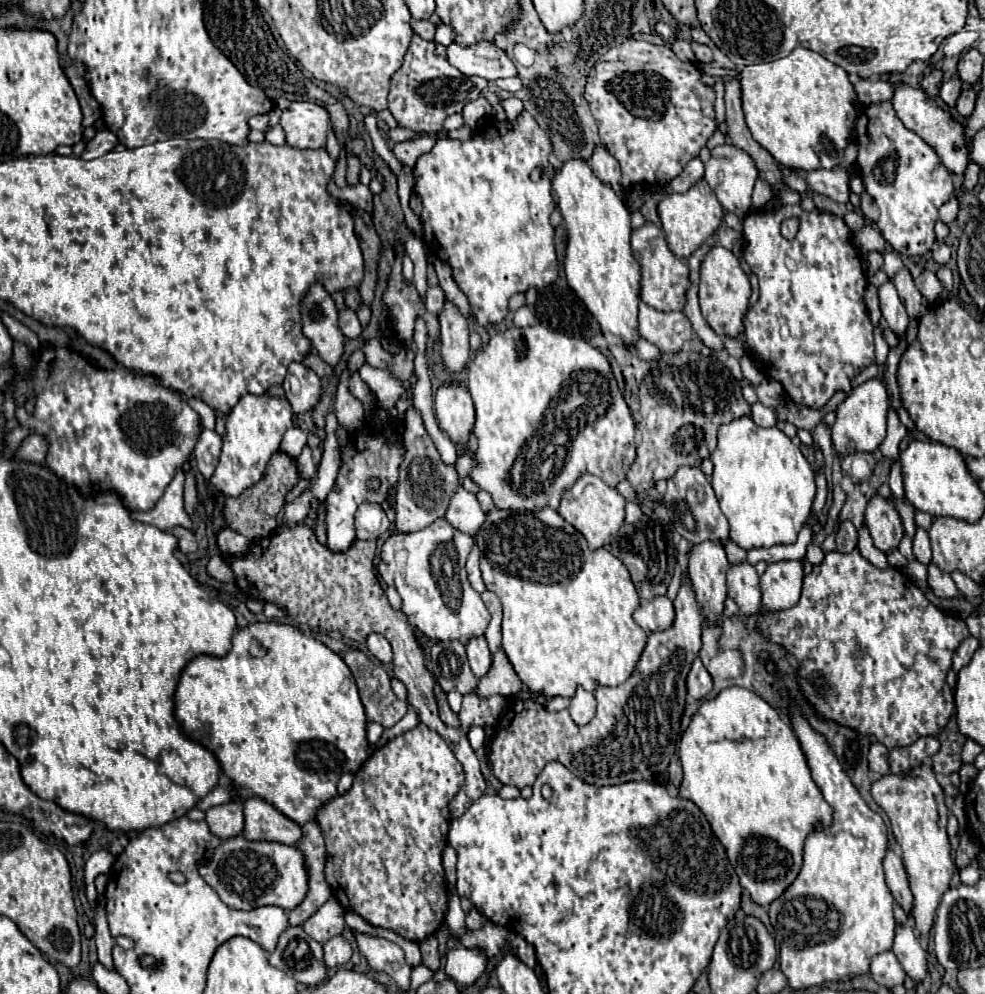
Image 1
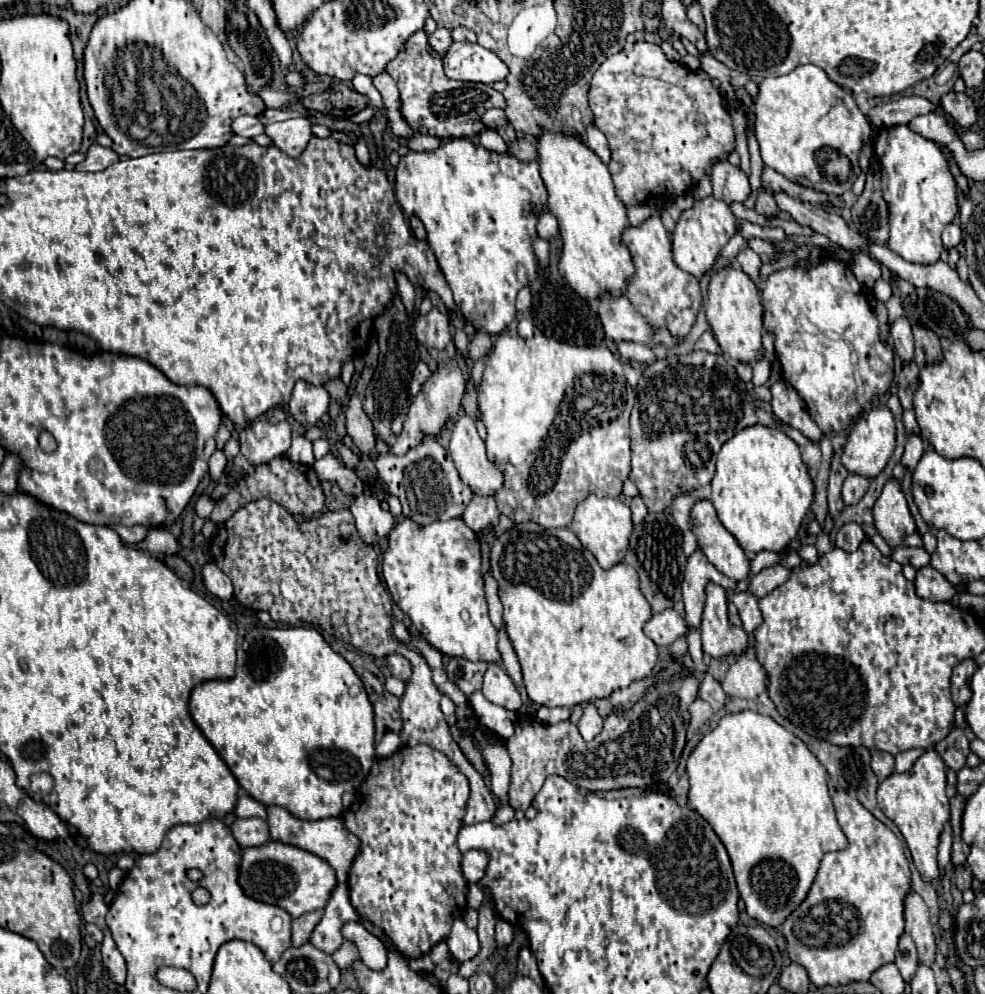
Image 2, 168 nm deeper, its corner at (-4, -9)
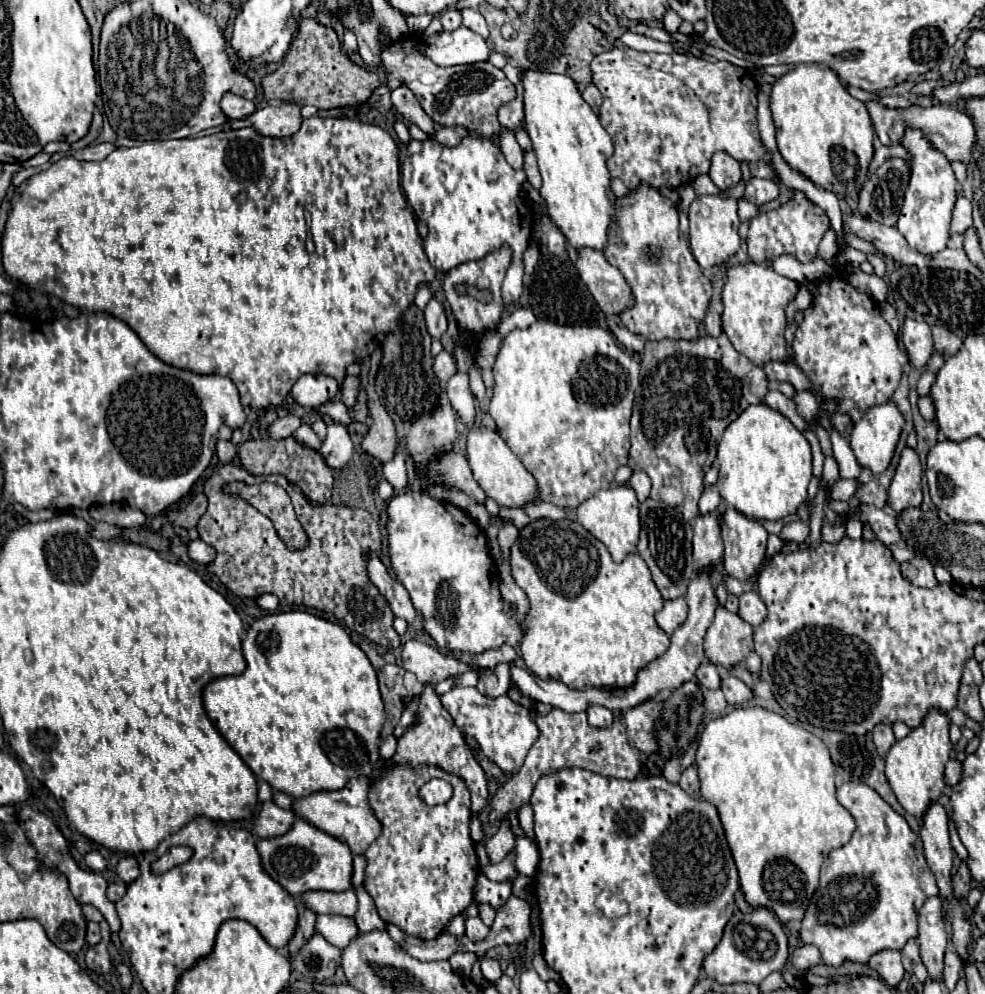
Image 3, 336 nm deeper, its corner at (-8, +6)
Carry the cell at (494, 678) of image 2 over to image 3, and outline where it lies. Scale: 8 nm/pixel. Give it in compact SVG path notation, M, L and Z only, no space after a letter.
M498 664L484 672L484 676L478 682L478 690L484 696L504 696L514 684L510 684L510 664Z

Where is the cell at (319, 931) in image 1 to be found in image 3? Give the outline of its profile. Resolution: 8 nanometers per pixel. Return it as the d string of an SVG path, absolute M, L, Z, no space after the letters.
M320 914L316 920L316 932L320 932L330 944L336 948L346 948L352 938L356 938L356 924L352 918L334 916L334 914Z

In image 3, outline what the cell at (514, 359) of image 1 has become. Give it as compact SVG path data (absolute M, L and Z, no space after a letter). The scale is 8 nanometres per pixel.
M546 320L534 322L526 330L512 330L500 346L500 352L496 356L494 364L494 392L492 392L492 402L490 402L490 416L496 422L496 430L502 436L502 440L510 446L510 450L518 456L518 460L526 466L526 470L534 476L538 484L538 500L556 504L558 508L566 510L576 510L586 498L590 498L594 492L610 488L614 482L616 470L622 464L628 464L628 450L630 450L630 412L632 412L632 402L634 402L634 392L640 384L640 372L638 372L638 362L626 354L622 346L616 346L614 336L600 328L600 326L558 326Z

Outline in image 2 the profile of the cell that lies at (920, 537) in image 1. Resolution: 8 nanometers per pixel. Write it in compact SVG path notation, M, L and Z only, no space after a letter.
M894 547L890 559L896 561L896 563L900 563L900 565L910 563L916 569L926 567L930 563L930 555L926 553L924 547Z

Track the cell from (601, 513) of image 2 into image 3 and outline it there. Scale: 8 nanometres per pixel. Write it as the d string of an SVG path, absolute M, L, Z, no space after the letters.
M616 486L602 490L596 496L588 498L576 510L576 522L582 524L592 536L596 536L612 554L614 562L622 562L626 554L636 552L638 534L640 534L640 516L638 516L638 498L630 486Z

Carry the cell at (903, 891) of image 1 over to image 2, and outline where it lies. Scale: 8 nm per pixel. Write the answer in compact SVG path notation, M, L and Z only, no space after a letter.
M910 891L910 895L906 897L906 933L914 939L914 943L918 947L920 961L924 965L932 965L934 955L936 955L936 941L934 941L934 933L932 933L932 923L928 917L926 903L914 891Z

